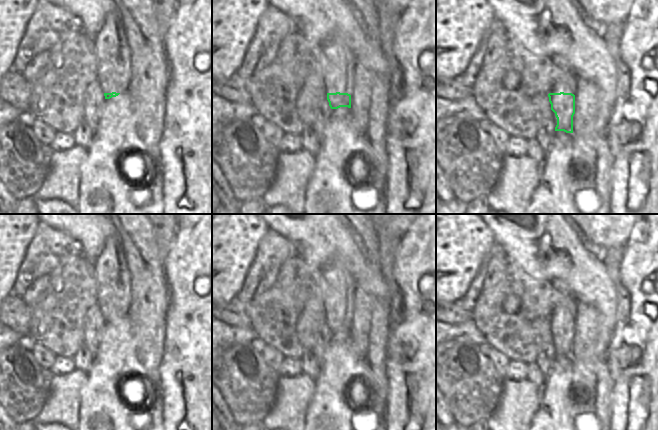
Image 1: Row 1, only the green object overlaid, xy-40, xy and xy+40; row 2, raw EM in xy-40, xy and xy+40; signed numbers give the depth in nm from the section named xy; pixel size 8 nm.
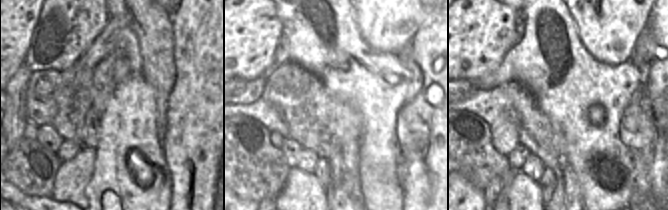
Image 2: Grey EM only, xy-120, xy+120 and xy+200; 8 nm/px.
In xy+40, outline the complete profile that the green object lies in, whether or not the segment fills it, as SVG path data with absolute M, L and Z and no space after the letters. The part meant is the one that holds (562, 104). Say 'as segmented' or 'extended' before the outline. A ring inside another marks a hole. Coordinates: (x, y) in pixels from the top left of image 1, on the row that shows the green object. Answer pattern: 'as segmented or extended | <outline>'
extended | M554 55L551 60L559 68L559 74L548 94L551 110L557 118L555 131L573 133L577 76L562 57Z

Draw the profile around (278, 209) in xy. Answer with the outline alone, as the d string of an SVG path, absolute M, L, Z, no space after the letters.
M276 205L267 209L267 214L293 214L287 207L284 205Z

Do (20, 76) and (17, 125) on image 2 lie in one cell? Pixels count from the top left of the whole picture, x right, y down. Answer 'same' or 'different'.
same

